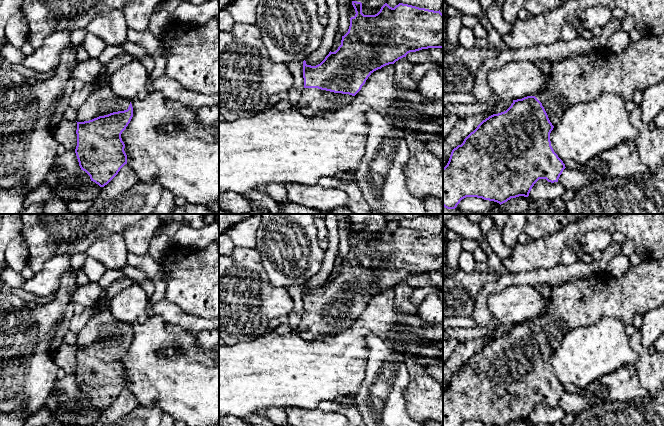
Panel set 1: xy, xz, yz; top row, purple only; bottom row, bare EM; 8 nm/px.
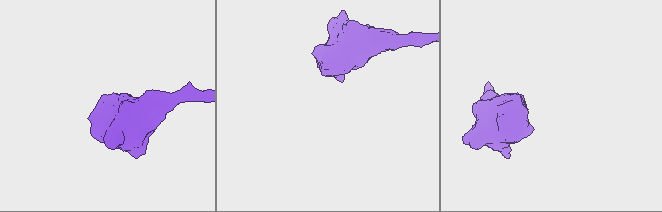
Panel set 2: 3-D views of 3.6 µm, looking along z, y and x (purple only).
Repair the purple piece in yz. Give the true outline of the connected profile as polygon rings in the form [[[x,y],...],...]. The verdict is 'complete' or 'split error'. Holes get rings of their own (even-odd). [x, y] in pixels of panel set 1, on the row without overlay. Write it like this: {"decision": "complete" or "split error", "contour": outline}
{"decision": "split error", "contour": [[[664,257],[660,260],[642,261],[638,266],[630,267],[629,270],[620,278],[611,276],[604,272],[594,274],[589,278],[576,279],[569,281],[552,288],[550,295],[550,310],[546,315],[539,316],[535,320],[527,320],[522,323],[513,324],[511,330],[504,336],[493,338],[483,344],[477,352],[471,356],[463,365],[461,369],[458,369],[451,376],[447,389],[443,392],[443,426],[460,426],[466,421],[477,421],[484,424],[494,426],[507,426],[511,422],[519,420],[528,421],[534,408],[539,403],[546,403],[548,406],[558,406],[560,399],[566,392],[563,385],[554,376],[551,365],[550,357],[553,352],[558,348],[564,335],[574,328],[587,327],[595,324],[599,320],[605,317],[612,317],[618,319],[624,327],[632,324],[632,319],[636,314],[644,315],[649,310],[655,309],[664,302]]]}

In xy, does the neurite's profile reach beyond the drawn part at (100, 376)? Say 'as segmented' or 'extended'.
extended

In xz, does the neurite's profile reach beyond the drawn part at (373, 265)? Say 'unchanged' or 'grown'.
grown

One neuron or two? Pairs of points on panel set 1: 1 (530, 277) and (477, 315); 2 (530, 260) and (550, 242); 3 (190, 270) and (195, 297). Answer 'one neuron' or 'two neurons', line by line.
1: one neuron
2: one neuron
3: one neuron

